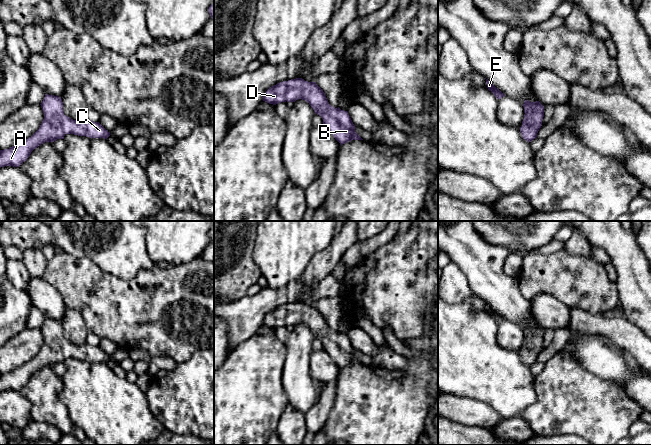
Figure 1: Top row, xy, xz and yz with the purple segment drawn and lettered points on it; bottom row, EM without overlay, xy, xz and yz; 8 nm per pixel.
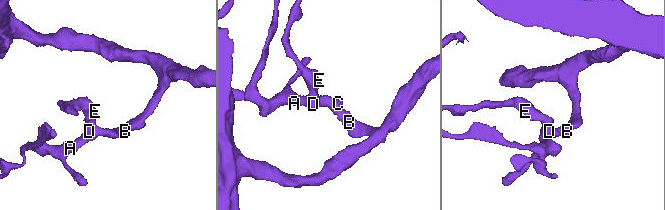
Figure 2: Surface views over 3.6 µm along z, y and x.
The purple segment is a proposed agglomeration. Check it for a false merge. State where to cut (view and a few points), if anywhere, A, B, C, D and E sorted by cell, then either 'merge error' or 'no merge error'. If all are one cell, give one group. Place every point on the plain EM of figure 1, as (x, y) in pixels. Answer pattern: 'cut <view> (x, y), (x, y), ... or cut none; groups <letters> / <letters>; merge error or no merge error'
cut none; groups A B C D E; no merge error

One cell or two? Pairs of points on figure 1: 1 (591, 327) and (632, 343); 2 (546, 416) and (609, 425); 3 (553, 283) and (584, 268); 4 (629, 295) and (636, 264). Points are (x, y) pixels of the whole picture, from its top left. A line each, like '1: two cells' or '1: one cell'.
1: one cell
2: one cell
3: one cell
4: one cell

